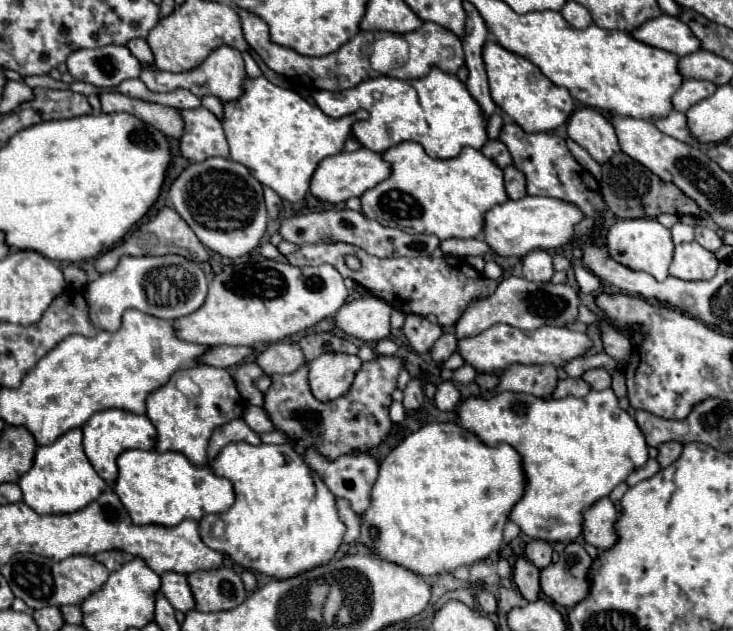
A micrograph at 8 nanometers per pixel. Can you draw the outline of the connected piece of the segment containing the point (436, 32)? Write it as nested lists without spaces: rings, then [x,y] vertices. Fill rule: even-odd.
[[[425,21],[419,29],[403,33],[403,39],[409,43],[409,59],[393,71],[395,79],[421,79],[433,67],[453,75],[465,63],[461,41],[437,23]]]

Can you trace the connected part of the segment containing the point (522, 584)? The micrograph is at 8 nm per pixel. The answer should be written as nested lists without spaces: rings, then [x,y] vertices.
[[[523,557],[515,561],[513,581],[527,601],[535,601],[539,597],[539,569],[531,561]]]

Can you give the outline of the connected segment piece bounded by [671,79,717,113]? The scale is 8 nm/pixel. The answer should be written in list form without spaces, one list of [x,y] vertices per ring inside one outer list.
[[[687,79],[683,85],[677,89],[677,93],[671,97],[673,109],[675,111],[687,111],[691,105],[699,103],[701,99],[709,97],[715,93],[715,85],[711,81],[697,81],[697,79]]]

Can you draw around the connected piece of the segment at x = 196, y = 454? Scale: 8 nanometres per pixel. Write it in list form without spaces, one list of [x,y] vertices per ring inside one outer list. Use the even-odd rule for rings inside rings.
[[[197,365],[191,369],[191,379],[201,387],[201,397],[189,401],[181,391],[175,389],[175,379],[183,371],[177,371],[163,387],[149,393],[147,397],[147,417],[157,429],[157,451],[177,451],[183,453],[195,467],[207,467],[207,443],[215,427],[241,417],[245,401],[241,399],[233,377],[225,369],[211,365]]]

